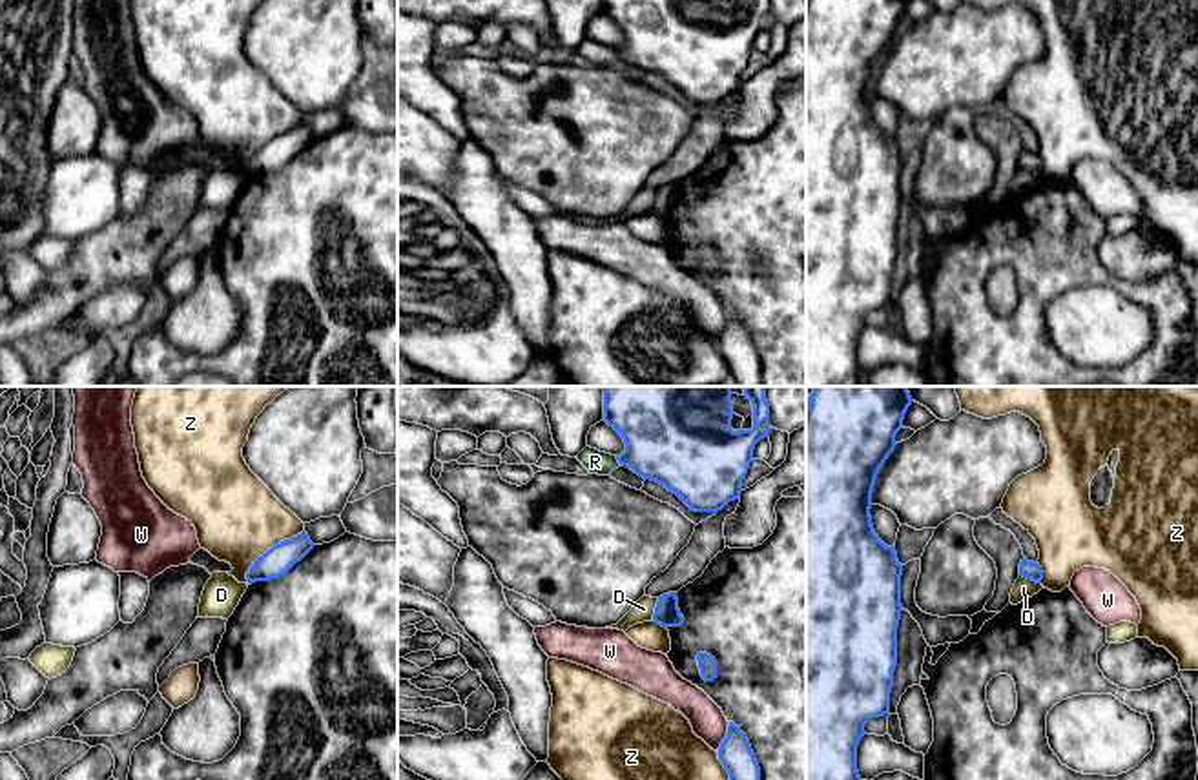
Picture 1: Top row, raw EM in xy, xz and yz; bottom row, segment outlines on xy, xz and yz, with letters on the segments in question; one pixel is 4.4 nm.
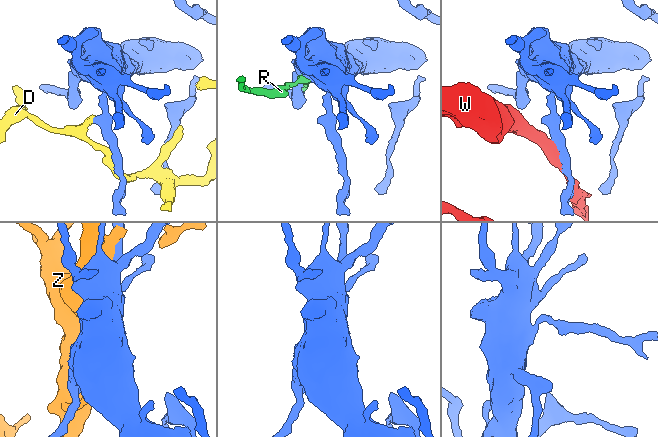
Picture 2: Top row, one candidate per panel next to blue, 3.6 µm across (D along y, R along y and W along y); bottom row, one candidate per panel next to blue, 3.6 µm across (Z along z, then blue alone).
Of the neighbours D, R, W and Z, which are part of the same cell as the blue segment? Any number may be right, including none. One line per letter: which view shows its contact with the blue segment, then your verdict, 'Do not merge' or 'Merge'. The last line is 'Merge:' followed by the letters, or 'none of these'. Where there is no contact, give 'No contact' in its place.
D: Touches blue in xz. Do not merge
R: Touches blue in xz. Do not merge
W: Touches blue in xz. Do not merge
Z: Touches blue in xy. Do not merge
Merge: none of these

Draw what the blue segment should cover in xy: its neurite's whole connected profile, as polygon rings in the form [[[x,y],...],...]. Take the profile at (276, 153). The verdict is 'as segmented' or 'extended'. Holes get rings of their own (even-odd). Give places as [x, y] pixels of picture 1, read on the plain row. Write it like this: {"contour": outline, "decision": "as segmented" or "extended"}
{"contour": [[[305,122],[290,131],[274,137],[253,153],[246,164],[248,175],[252,177],[255,173],[268,173],[284,168],[312,140],[314,135]]], "decision": "as segmented"}

